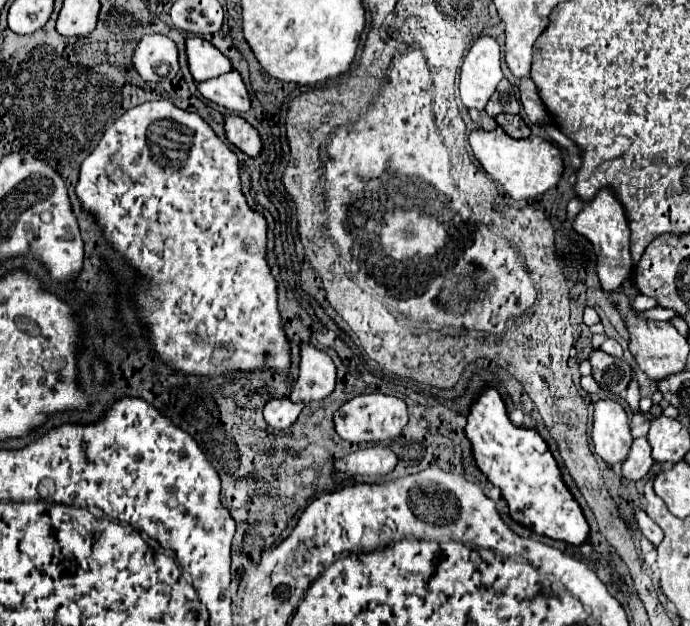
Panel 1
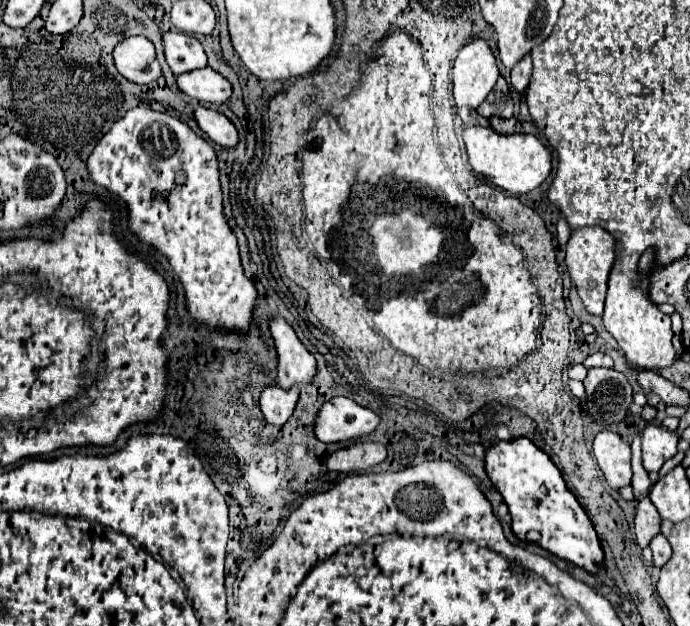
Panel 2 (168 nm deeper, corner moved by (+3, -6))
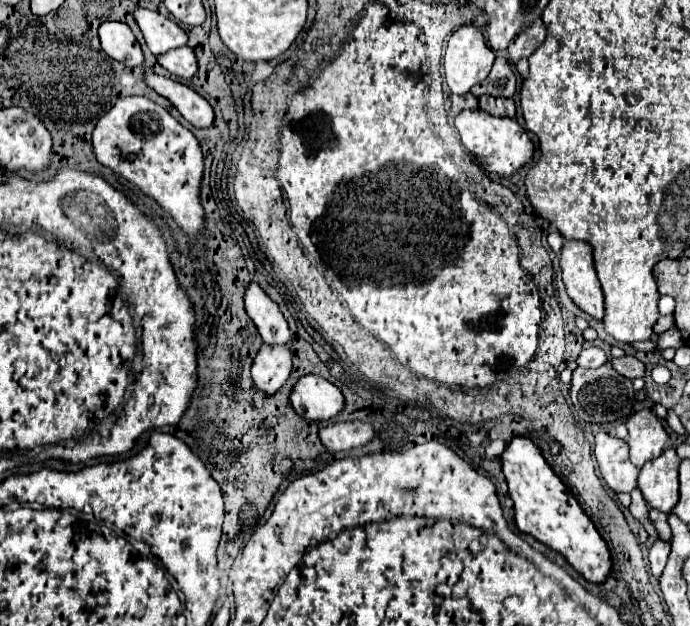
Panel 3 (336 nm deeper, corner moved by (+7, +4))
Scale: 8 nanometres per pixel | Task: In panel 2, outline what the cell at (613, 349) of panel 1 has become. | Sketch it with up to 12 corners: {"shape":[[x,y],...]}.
{"shape":[[594,352],[582,364],[586,368],[612,368],[608,354]]}

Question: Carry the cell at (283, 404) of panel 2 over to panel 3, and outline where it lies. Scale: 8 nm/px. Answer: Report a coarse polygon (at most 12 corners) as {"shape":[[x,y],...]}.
{"shape":[[262,346],[252,380],[274,396],[292,372],[286,346]]}

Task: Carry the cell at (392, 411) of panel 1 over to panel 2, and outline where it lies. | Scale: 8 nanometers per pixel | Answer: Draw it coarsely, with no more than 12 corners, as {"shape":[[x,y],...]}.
{"shape":[[334,396],[314,420],[320,442],[370,434],[380,418]]}

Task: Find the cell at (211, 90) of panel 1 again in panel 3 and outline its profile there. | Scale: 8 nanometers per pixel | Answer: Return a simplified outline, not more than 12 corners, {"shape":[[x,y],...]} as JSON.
{"shape":[[182,46],[158,56],[174,76],[190,80],[198,72],[196,54]]}

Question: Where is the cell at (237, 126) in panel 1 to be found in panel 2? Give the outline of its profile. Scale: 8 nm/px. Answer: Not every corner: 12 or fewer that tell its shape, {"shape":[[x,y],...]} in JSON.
{"shape":[[196,106],[194,120],[212,142],[236,146],[234,124],[218,110]]}

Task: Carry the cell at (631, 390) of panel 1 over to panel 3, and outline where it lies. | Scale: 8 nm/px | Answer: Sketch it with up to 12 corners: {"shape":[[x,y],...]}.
{"shape":[[640,488],[630,492],[632,516],[646,528],[650,542],[658,538],[648,520],[648,506]]}

